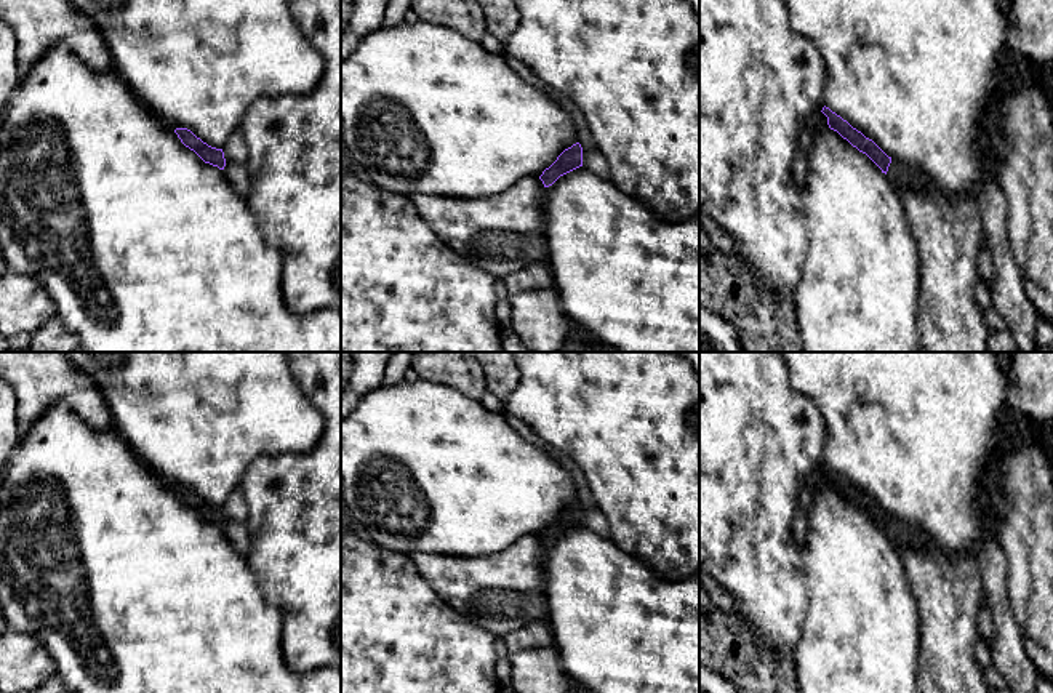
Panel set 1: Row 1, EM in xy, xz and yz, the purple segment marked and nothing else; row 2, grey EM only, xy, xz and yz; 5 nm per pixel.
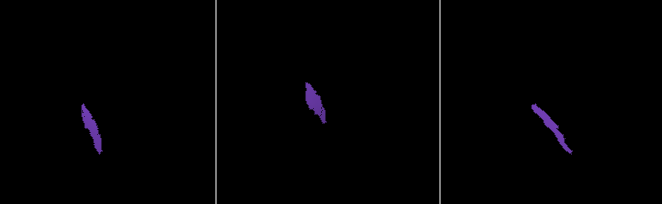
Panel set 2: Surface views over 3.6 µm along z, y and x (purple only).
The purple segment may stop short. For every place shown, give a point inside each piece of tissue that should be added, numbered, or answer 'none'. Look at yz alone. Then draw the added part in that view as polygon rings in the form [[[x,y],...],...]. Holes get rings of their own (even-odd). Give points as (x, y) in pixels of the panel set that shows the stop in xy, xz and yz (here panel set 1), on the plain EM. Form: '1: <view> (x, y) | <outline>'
1: yz (816, 480) | [[[821,469],[815,471],[805,480],[805,487],[810,488],[811,491],[819,491],[819,490],[829,487],[827,475]]]
2: yz (903, 536) | [[[891,517],[891,522],[887,530],[887,536],[893,541],[898,551],[920,546],[923,538],[907,523]]]

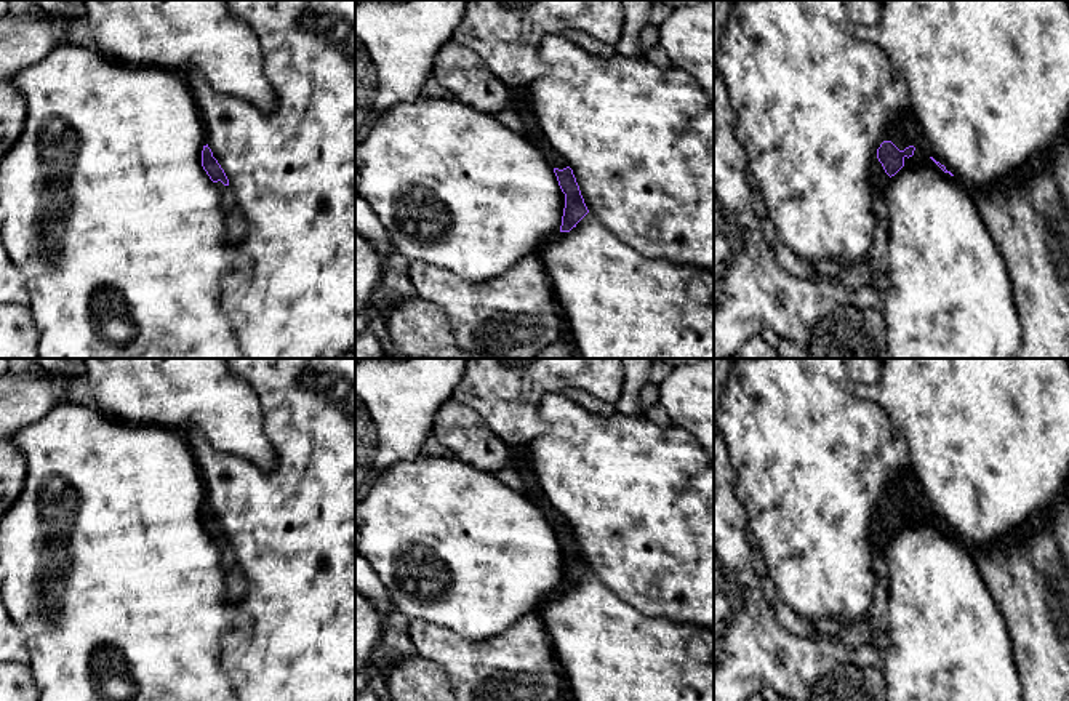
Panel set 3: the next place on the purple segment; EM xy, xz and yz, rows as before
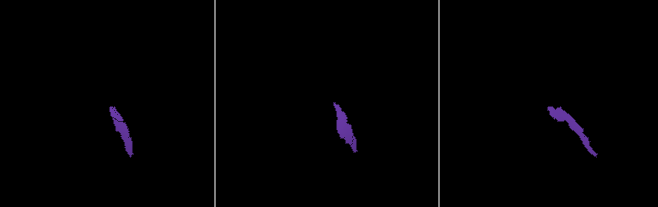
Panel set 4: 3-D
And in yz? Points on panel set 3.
1: yz (879, 538) | [[[877,514],[869,522],[869,543],[875,552],[882,552],[890,541],[890,535],[885,531]]]

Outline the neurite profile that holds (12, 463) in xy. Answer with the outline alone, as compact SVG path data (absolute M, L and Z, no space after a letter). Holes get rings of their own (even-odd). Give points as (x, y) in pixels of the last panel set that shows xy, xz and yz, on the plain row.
M11 437L0 440L0 520L18 499L26 482L26 459Z

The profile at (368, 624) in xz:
M355 591L355 695L368 690L366 666L382 634L382 618L365 595Z

